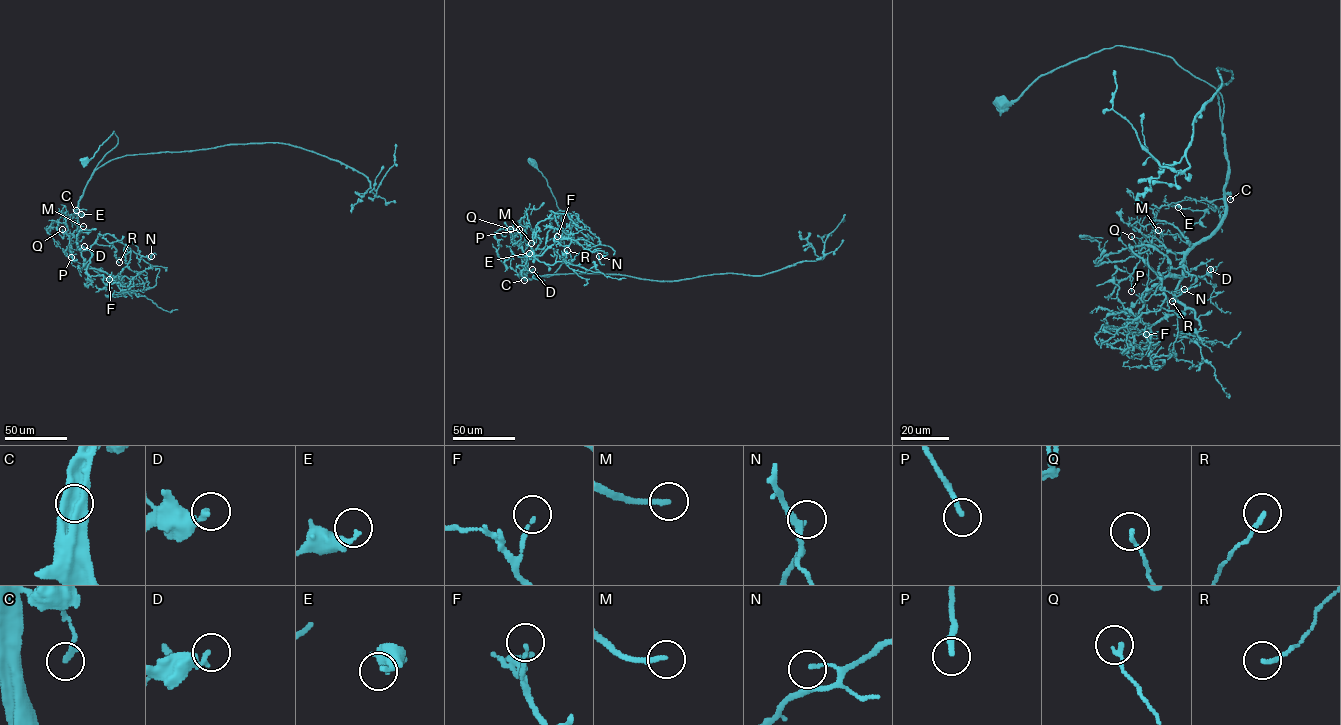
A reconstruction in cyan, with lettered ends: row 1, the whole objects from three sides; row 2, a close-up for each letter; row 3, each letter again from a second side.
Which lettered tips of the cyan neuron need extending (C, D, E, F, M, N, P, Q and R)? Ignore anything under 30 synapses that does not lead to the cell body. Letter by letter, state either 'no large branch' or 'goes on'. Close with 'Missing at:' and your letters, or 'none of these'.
C: no large branch
D: no large branch
E: no large branch
F: no large branch
M: goes on
N: no large branch
P: no large branch
Q: no large branch
R: no large branch
Missing at: M

